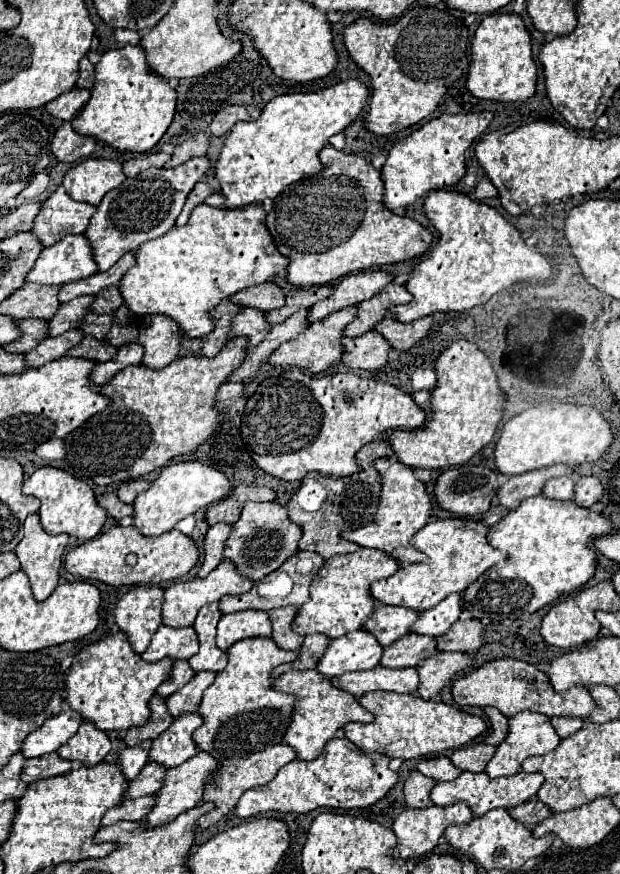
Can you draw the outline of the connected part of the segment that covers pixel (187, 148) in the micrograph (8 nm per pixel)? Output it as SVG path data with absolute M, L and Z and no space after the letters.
M199 132L199 134L191 136L183 144L175 146L175 150L171 154L171 160L165 164L165 168L175 168L175 166L181 166L183 162L187 162L195 156L205 156L207 146L209 146L209 136L205 132Z

